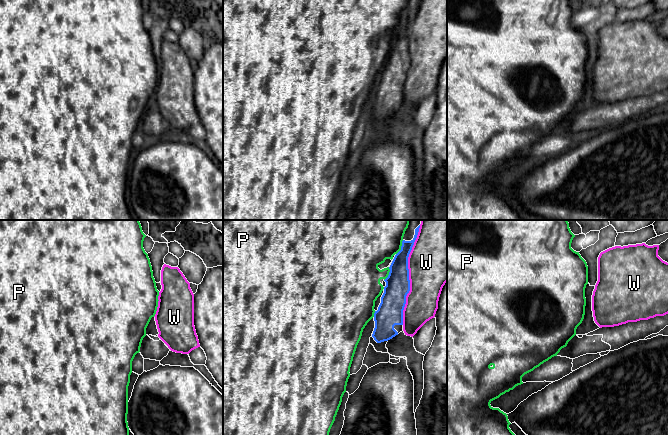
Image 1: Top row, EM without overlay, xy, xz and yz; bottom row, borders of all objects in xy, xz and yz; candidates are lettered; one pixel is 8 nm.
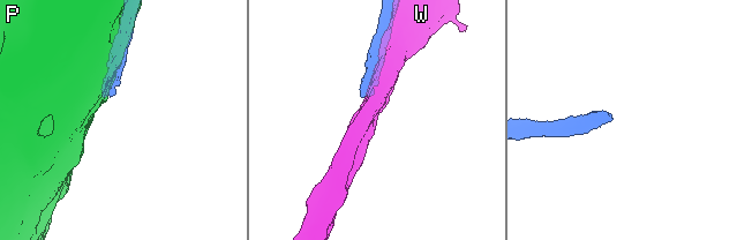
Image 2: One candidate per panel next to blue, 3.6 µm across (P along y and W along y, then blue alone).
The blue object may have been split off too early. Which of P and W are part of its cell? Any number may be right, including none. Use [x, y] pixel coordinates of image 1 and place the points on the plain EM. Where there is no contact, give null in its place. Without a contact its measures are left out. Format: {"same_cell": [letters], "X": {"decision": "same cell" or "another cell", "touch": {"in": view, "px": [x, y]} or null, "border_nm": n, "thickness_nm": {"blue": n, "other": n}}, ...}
{"same_cell": [], "P": {"decision": "another cell", "touch": {"in": "xz", "px": [401, 23]}, "border_nm": 130, "thickness_nm": {"blue": 170, "other": 340}}, "W": {"decision": "another cell", "touch": {"in": "xz", "px": [408, 51]}, "border_nm": 800, "thickness_nm": {"blue": 200, "other": 400}}}

